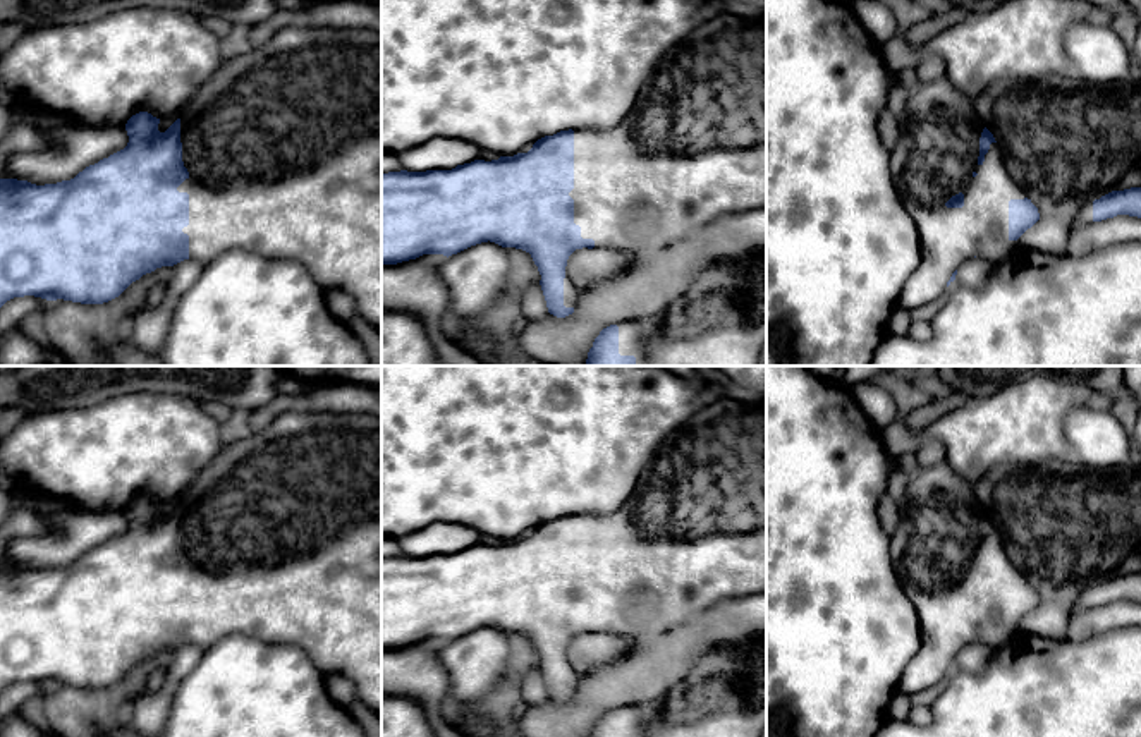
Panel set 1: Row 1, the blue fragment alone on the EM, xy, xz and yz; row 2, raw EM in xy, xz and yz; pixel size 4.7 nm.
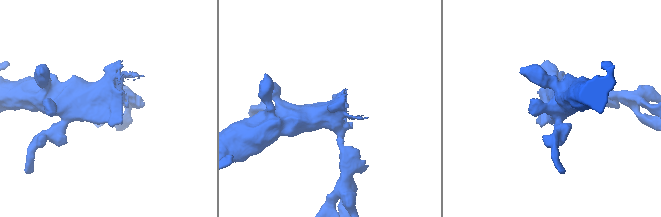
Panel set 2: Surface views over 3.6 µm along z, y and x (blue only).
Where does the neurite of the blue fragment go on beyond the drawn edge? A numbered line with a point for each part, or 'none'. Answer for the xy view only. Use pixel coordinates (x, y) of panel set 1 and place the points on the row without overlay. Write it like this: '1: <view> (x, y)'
1: xy (282, 528)

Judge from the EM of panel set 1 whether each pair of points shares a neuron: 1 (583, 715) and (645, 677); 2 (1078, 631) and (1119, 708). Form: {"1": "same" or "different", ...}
{"1": "same", "2": "different"}

